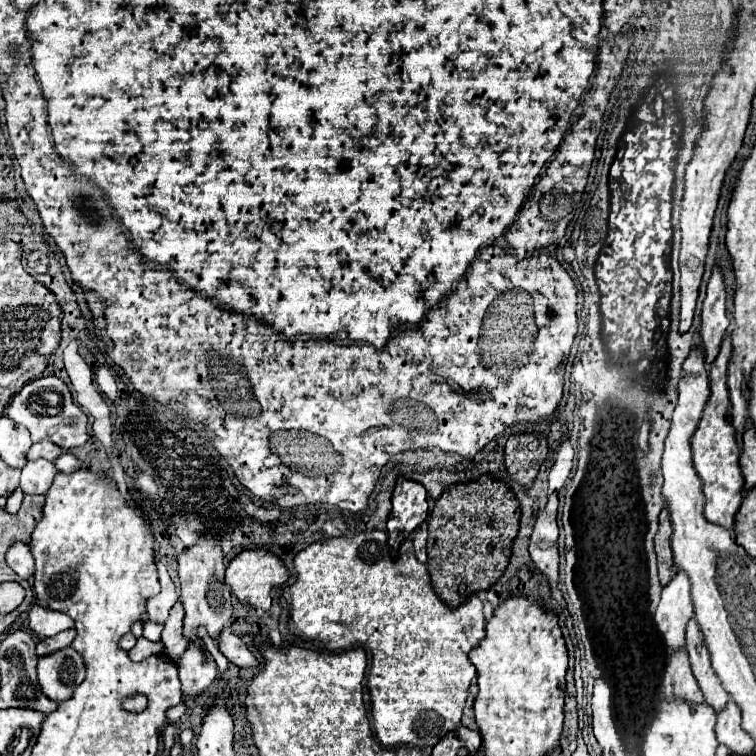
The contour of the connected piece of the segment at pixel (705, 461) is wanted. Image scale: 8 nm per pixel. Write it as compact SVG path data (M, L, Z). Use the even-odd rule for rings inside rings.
M727 335L721 343L721 351L717 359L711 363L709 383L711 383L711 397L705 405L703 417L691 437L691 451L693 451L693 465L697 475L703 481L705 493L705 517L707 521L721 525L725 529L733 529L735 513L739 511L743 499L743 475L739 469L739 447L735 441L733 425L729 423L729 393L727 393L727 367L731 359L731 337Z

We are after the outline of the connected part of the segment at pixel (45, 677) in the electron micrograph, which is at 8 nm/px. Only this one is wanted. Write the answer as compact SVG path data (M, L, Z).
M73 647L55 651L51 655L43 655L39 657L37 675L41 689L49 699L57 703L65 701L85 679L83 657Z

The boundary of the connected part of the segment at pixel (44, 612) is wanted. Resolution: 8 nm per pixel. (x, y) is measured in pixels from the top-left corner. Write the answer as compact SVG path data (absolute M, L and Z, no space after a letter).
M33 605L29 611L29 627L37 637L53 637L65 629L75 627L73 619L61 611L53 611L49 607Z

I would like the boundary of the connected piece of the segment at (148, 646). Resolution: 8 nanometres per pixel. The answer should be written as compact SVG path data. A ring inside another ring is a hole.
M139 637L137 639L137 645L131 649L131 655L133 655L133 661L143 661L145 657L151 657L151 655L159 655L163 653L163 643L153 643L145 637Z

